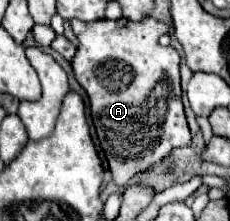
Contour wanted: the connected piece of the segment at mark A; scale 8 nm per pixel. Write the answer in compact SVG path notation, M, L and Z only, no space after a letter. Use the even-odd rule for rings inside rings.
M127 18L95 20L95 22L71 20L71 28L79 38L79 48L73 58L75 78L89 94L91 118L99 136L99 144L107 156L113 182L117 186L127 186L131 176L157 164L173 148L191 144L191 132L181 104L179 52L173 46L159 46L159 36L167 32L167 26L163 22L157 22L155 18L141 22L131 22Z

